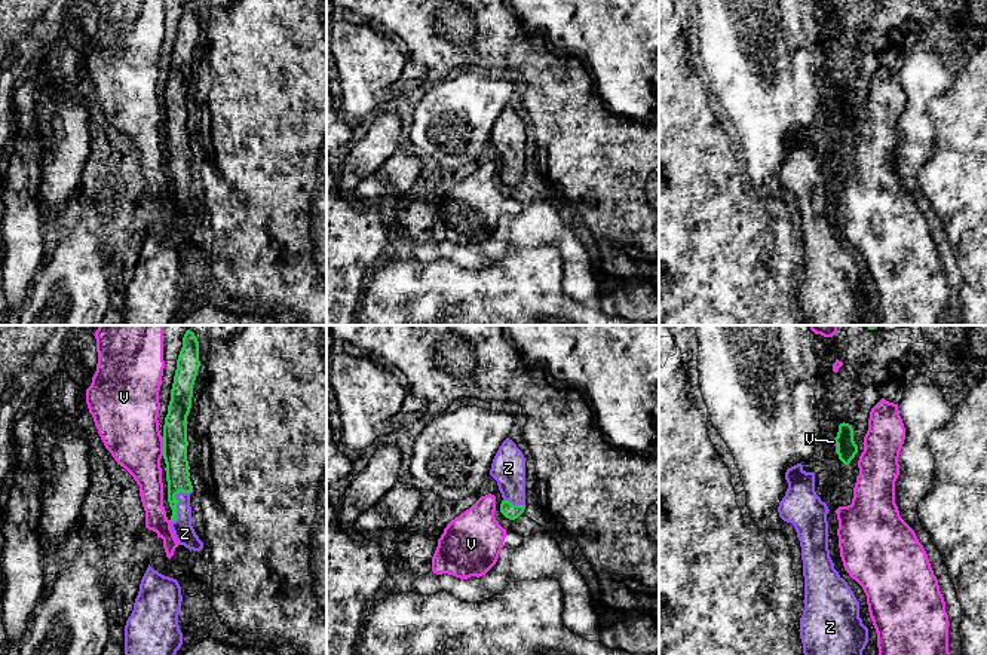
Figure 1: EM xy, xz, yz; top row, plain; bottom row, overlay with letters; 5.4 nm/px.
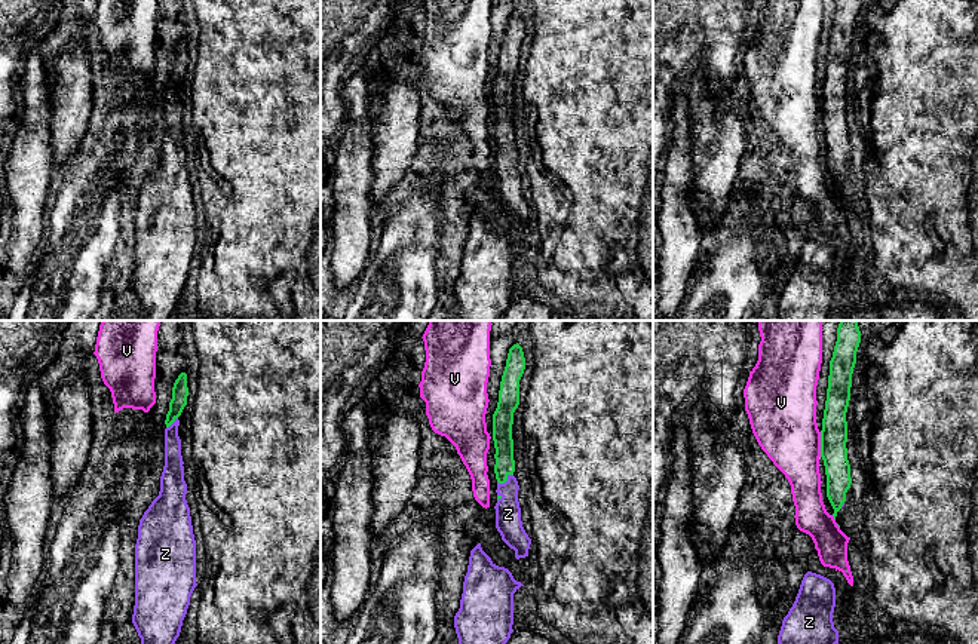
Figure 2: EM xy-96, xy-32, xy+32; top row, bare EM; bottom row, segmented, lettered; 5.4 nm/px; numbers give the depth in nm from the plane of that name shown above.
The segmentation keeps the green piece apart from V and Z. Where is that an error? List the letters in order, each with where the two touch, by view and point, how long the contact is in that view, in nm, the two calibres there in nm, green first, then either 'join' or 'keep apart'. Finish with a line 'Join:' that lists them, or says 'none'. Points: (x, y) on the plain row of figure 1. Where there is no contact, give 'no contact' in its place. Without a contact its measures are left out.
V: meets green in xy at (164, 113); contact 110 nm long; 130 nm thick on the green side, 340 nm on the other; keep apart
Z: meets green in xy at (178, 168); contact 200 nm long; 130 nm thick on the green side, 120 nm on the other; join
Join: Z

